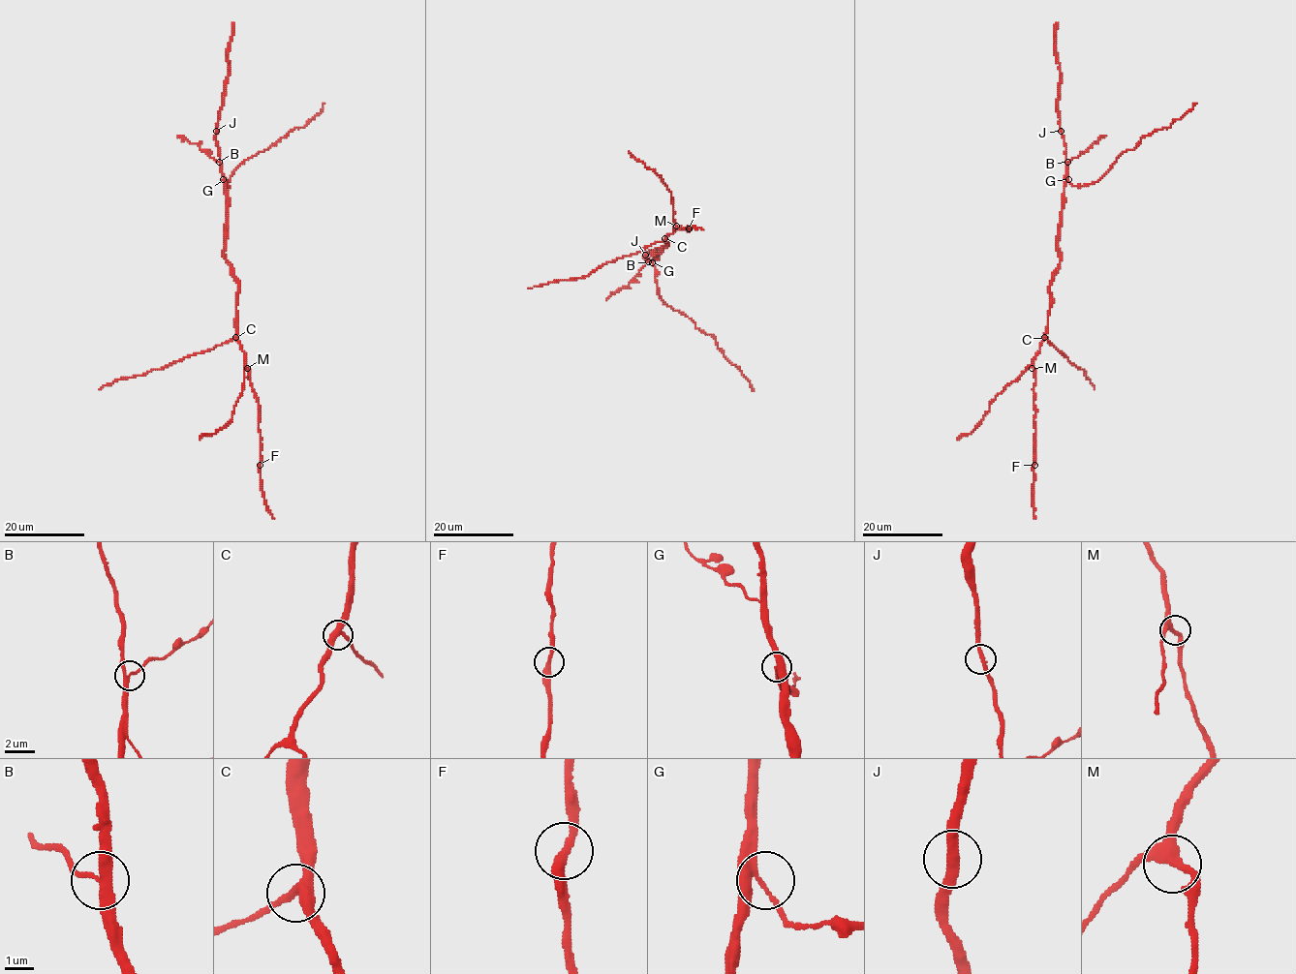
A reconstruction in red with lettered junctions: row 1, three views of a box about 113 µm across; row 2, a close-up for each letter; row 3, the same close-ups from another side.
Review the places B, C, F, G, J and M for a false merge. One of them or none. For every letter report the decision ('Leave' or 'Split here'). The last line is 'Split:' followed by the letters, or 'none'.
B: Split here
C: Leave
F: Leave
G: Leave
J: Leave
M: Leave
Split: B

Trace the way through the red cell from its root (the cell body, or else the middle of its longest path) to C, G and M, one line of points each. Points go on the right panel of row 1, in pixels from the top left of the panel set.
C: (1060, 257), (1060, 265), (1050, 285), (1050, 311), (1044, 337)
G: (1060, 257), (1064, 187), (1068, 179)
M: (1060, 257), (1060, 265), (1050, 285), (1048, 328), (1032, 368)

